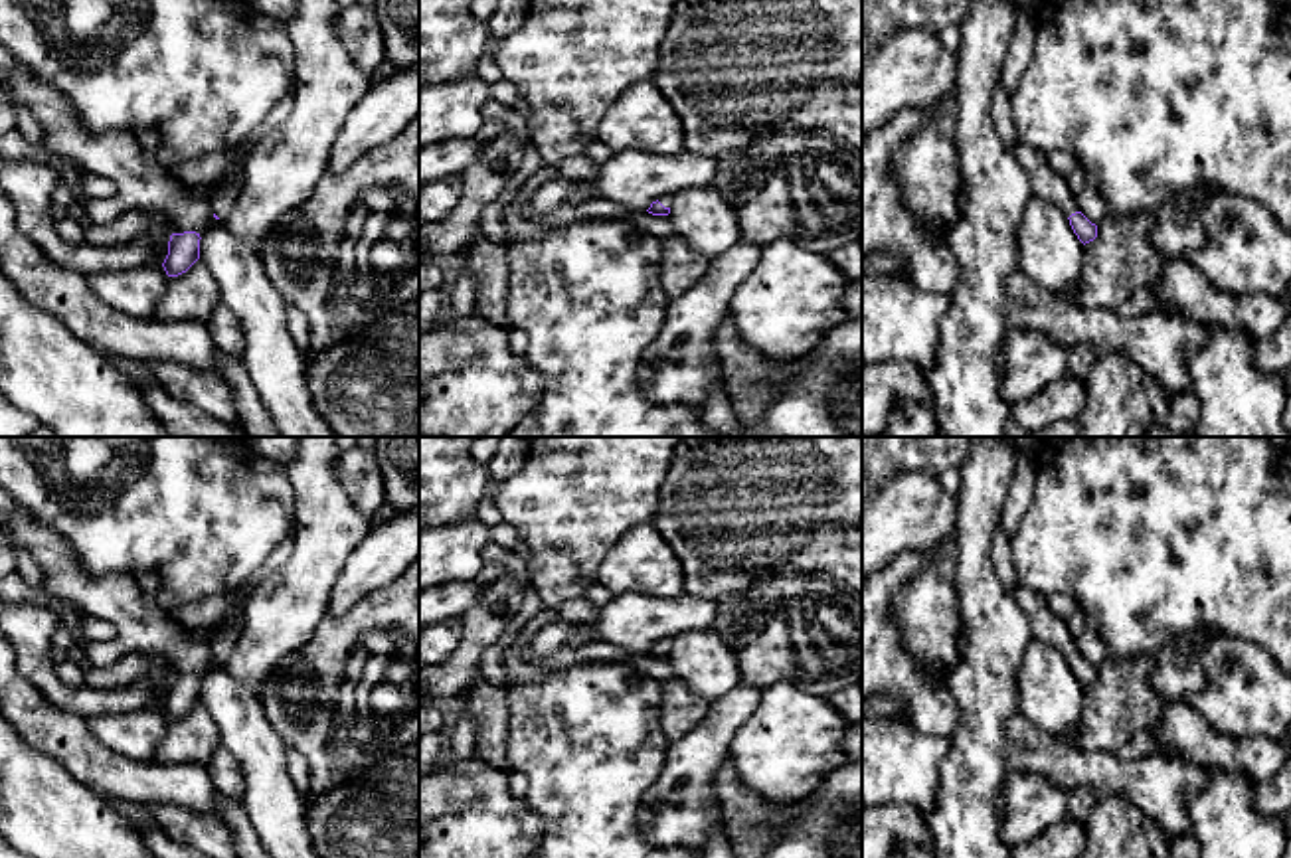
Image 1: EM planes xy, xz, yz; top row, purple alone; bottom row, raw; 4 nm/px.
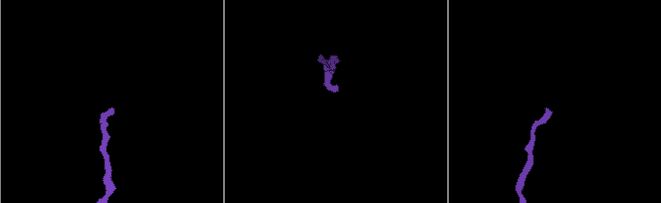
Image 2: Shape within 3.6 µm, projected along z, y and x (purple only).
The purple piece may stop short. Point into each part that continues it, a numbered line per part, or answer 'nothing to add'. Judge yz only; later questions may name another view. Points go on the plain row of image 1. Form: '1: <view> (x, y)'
1: yz (1044, 623)

